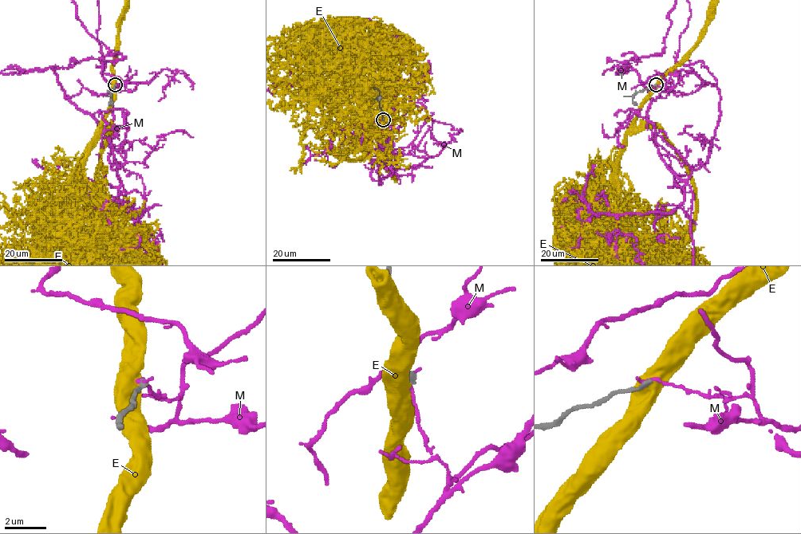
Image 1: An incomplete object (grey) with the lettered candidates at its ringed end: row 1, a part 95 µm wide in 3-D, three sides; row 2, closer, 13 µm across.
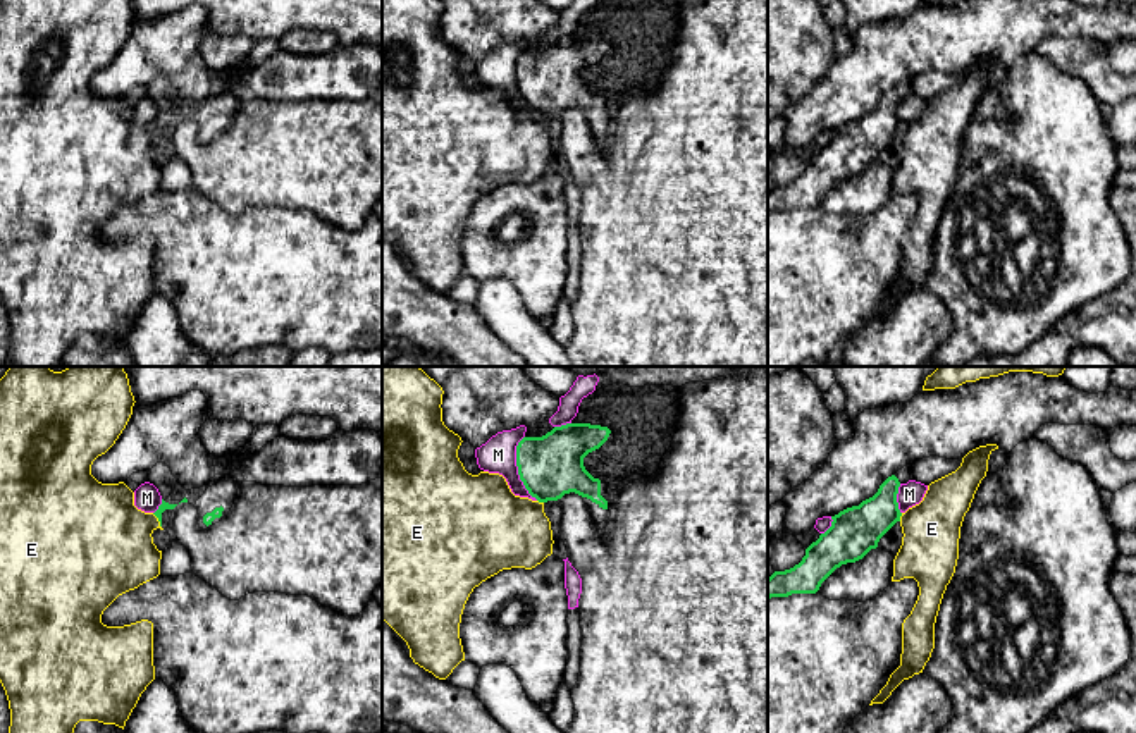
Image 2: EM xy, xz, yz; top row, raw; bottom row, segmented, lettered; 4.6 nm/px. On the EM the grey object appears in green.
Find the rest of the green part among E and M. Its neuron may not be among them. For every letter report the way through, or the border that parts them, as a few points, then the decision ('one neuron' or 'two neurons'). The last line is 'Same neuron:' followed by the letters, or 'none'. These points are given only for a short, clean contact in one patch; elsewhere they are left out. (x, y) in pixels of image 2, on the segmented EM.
E: border xy (152, 513), (160, 527); two neurons
M: two neurons
Same neuron: none

